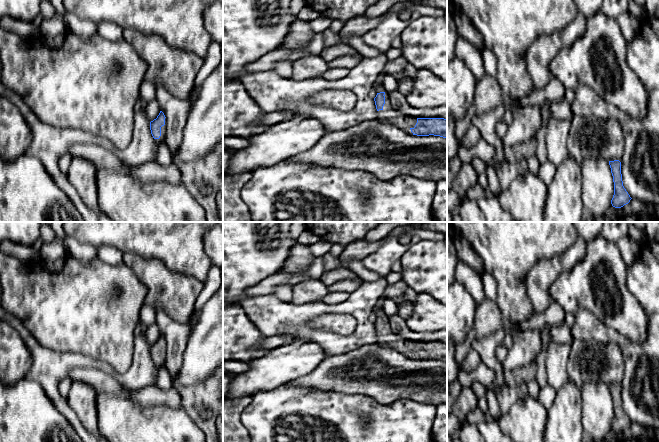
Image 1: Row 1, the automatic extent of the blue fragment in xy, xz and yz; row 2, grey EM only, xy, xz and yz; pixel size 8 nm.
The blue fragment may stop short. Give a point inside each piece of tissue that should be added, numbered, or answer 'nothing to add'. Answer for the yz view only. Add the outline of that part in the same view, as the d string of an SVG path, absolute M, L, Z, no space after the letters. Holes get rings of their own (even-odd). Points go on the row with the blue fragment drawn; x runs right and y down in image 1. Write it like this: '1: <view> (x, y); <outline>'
nothing to add

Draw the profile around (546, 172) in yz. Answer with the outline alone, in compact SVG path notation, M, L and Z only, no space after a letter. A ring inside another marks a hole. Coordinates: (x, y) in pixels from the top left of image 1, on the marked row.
M550 162L540 164L538 170L538 176L544 181L545 185L548 186L555 176L556 166Z

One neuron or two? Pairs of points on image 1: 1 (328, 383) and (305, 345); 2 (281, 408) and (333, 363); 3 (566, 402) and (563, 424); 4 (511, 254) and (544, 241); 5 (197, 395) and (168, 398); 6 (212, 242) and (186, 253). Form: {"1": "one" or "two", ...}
{"1": "two", "2": "two", "3": "one", "4": "one", "5": "two", "6": "two"}

